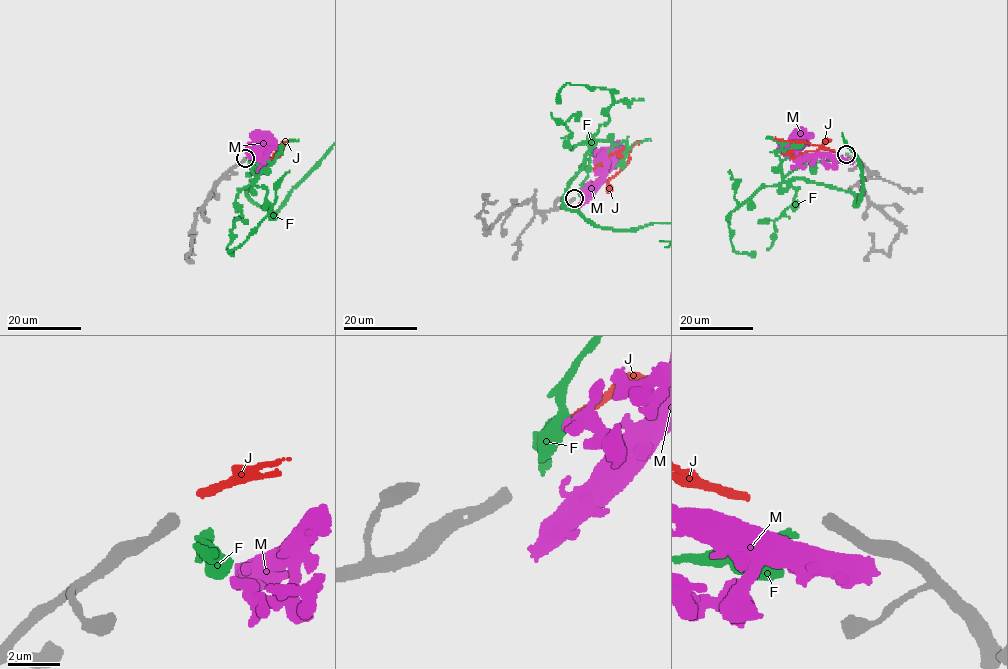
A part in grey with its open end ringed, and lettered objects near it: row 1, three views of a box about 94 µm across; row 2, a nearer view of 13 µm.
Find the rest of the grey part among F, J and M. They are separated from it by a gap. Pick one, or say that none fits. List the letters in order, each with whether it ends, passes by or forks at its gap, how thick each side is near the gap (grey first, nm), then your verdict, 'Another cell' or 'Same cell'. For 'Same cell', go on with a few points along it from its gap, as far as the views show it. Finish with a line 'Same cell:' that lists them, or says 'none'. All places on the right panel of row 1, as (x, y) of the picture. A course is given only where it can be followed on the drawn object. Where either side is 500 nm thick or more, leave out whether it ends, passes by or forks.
F: It ends there. Thickness 460 nm (grey) against 400 nm. Another cell
J: It ends there. Thickness 460 nm (grey) against 320 nm. Another cell
M: Thickness 460 nm (grey) against 750 nm. Another cell
Same cell: none

